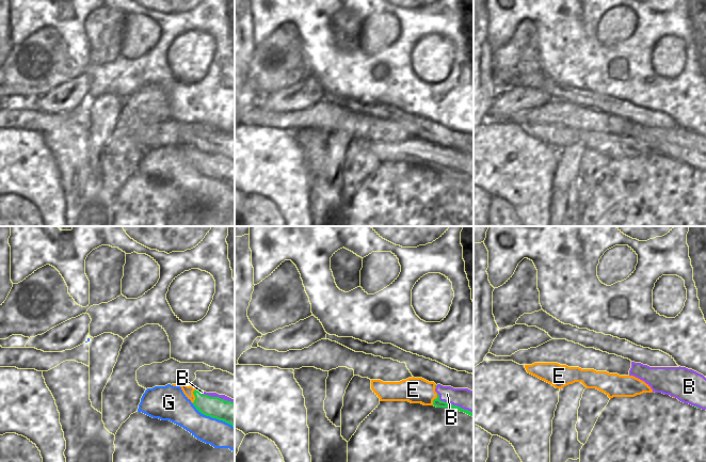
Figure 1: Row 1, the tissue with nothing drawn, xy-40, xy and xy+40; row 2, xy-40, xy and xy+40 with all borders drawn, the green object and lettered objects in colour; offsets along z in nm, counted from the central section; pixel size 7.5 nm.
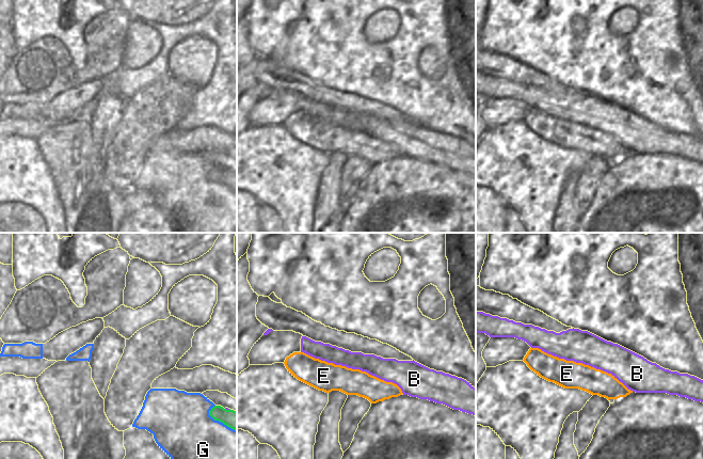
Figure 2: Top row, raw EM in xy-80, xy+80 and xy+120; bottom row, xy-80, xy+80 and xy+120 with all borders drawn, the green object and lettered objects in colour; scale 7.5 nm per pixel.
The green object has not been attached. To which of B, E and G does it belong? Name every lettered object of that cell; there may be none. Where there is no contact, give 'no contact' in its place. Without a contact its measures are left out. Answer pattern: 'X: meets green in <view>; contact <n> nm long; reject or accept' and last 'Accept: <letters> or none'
B: meets green in xy; contact 320 nm long; reject
E: meets green in xy-40; contact 110 nm long; accept
G: meets green in xy-40; contact 360 nm long; reject
Accept: E

